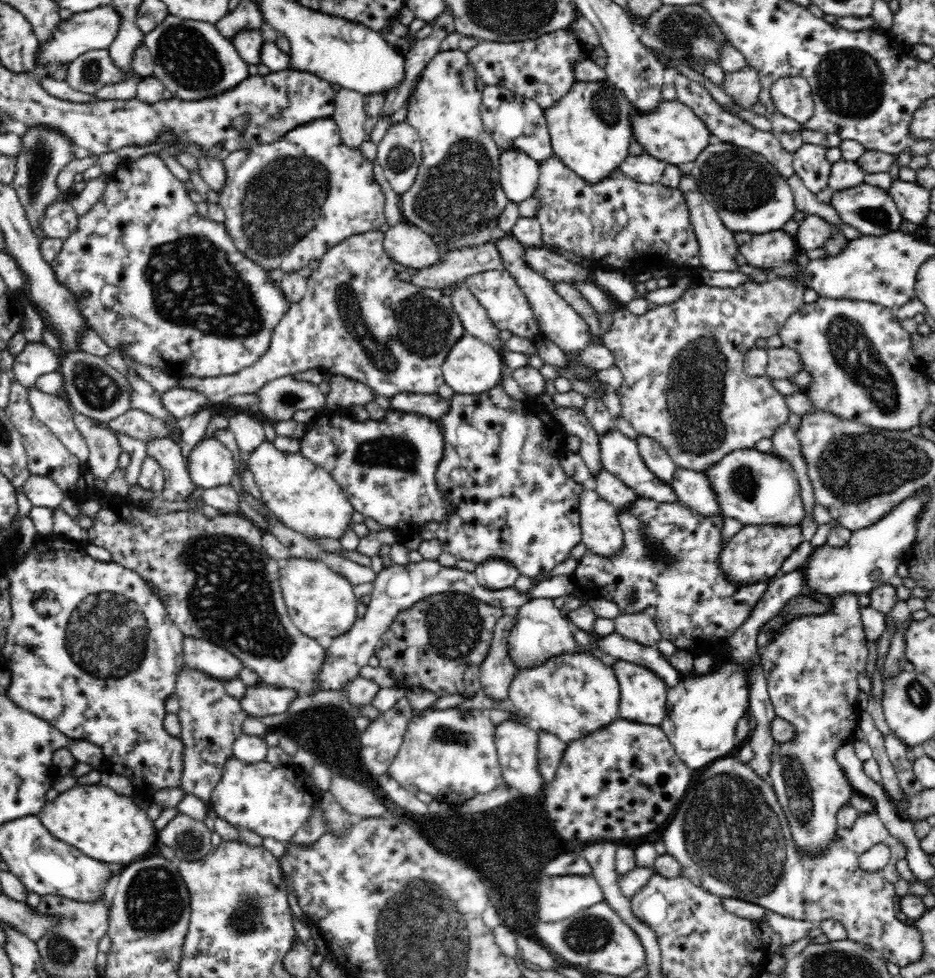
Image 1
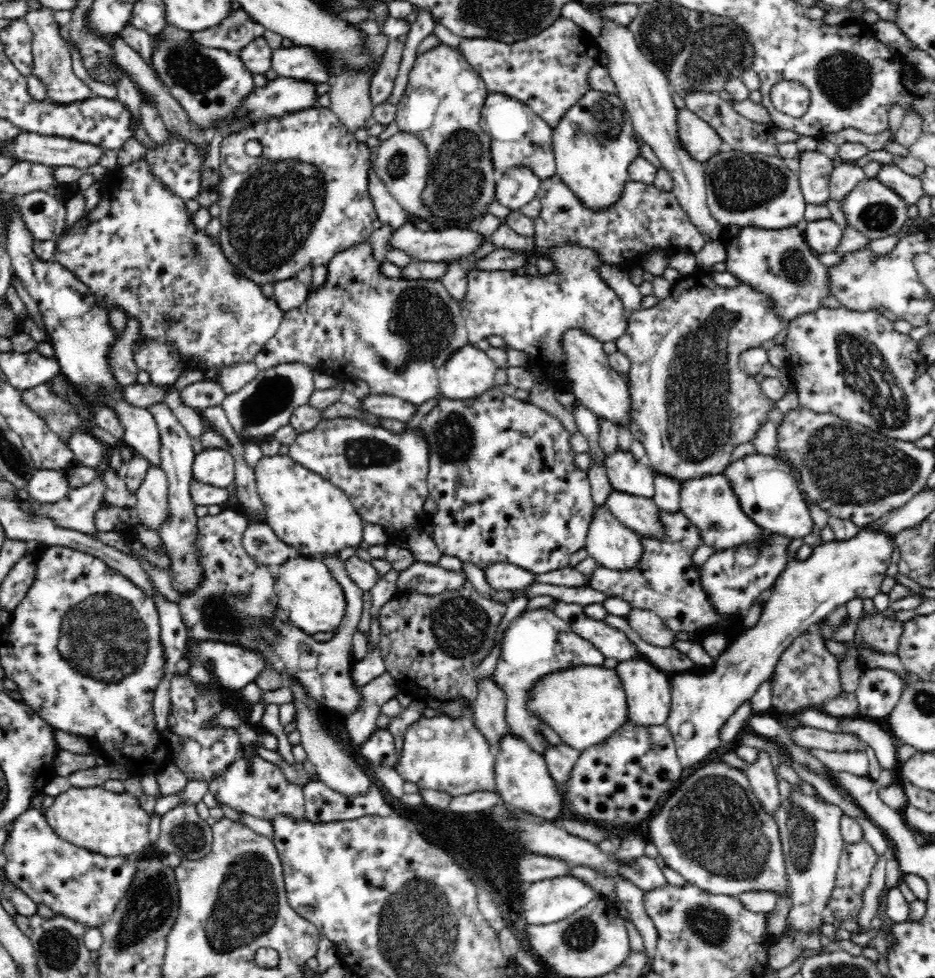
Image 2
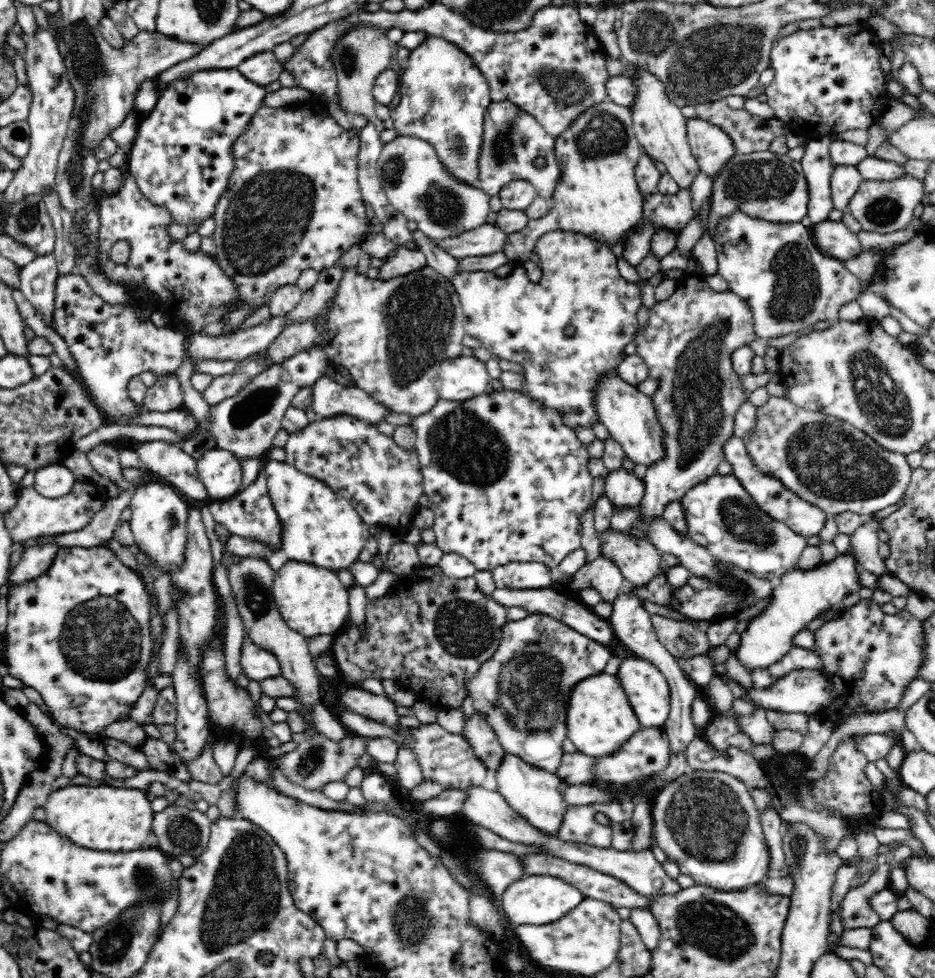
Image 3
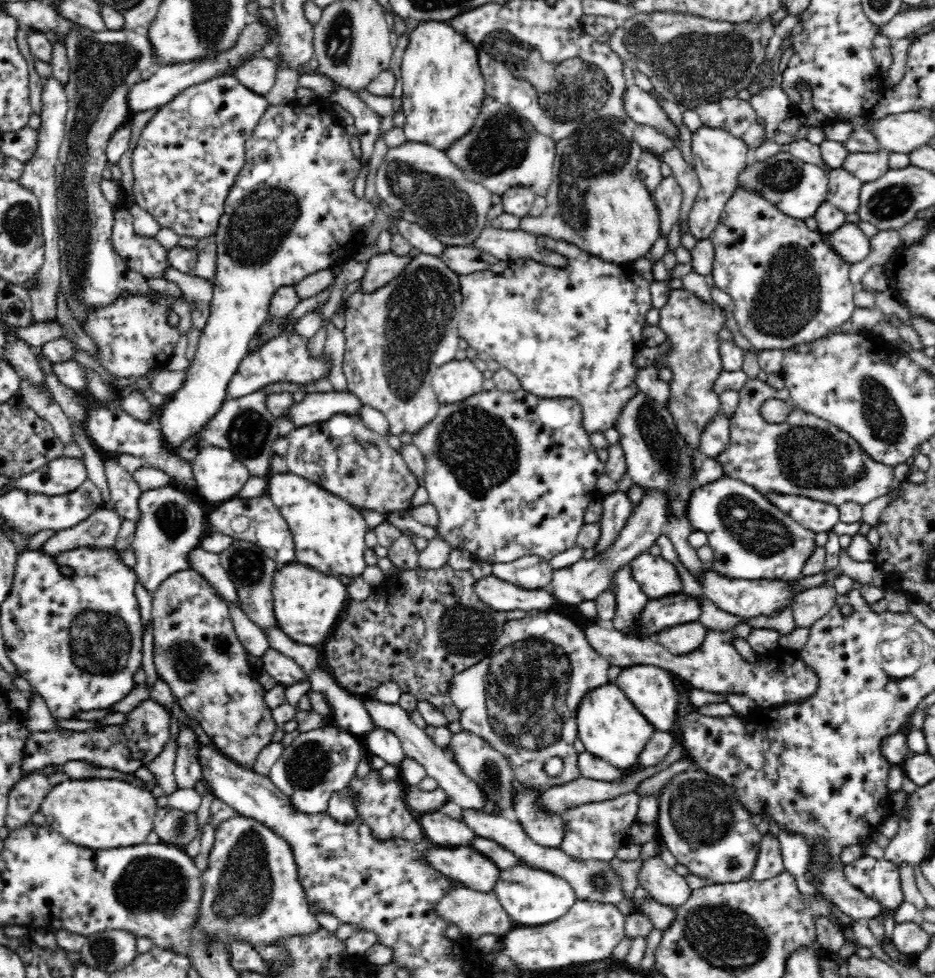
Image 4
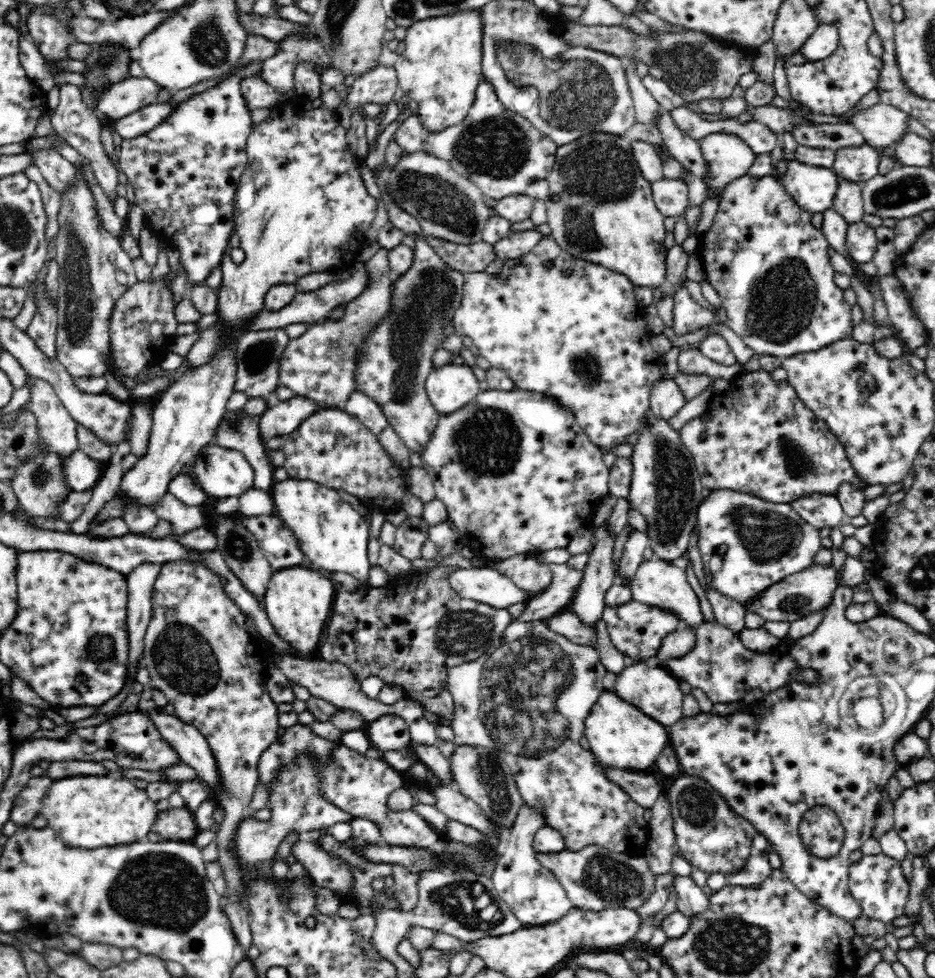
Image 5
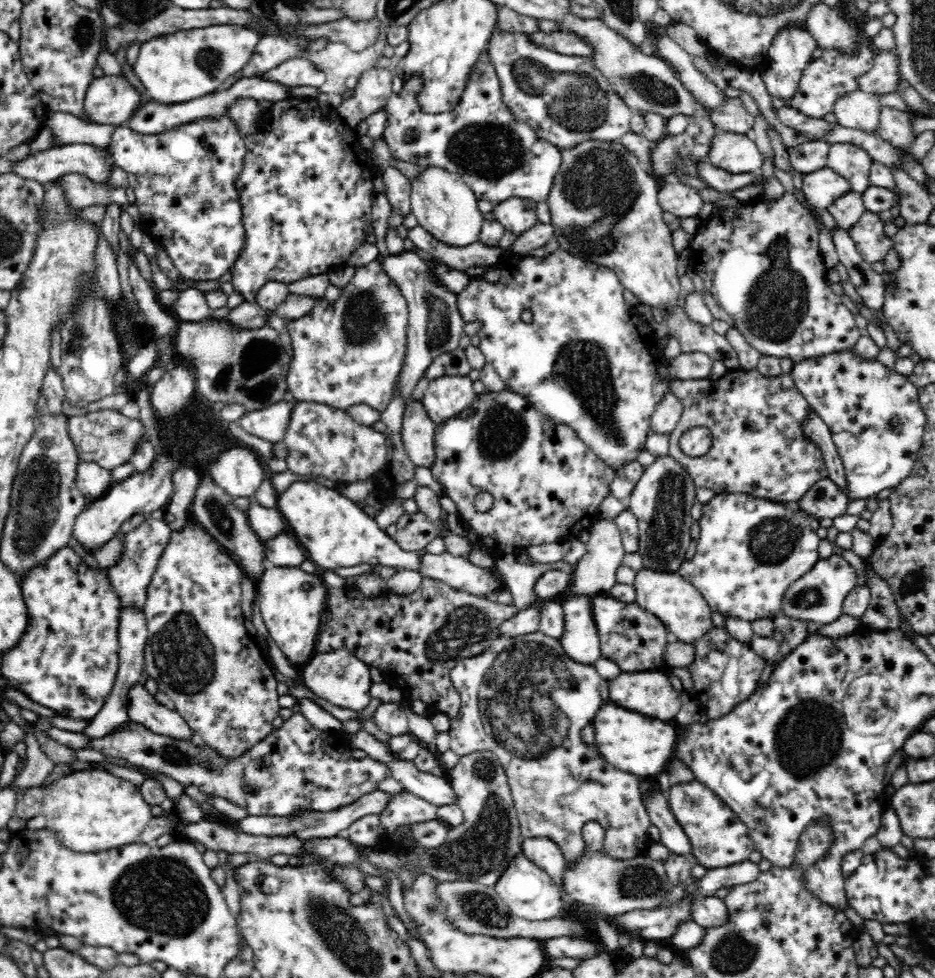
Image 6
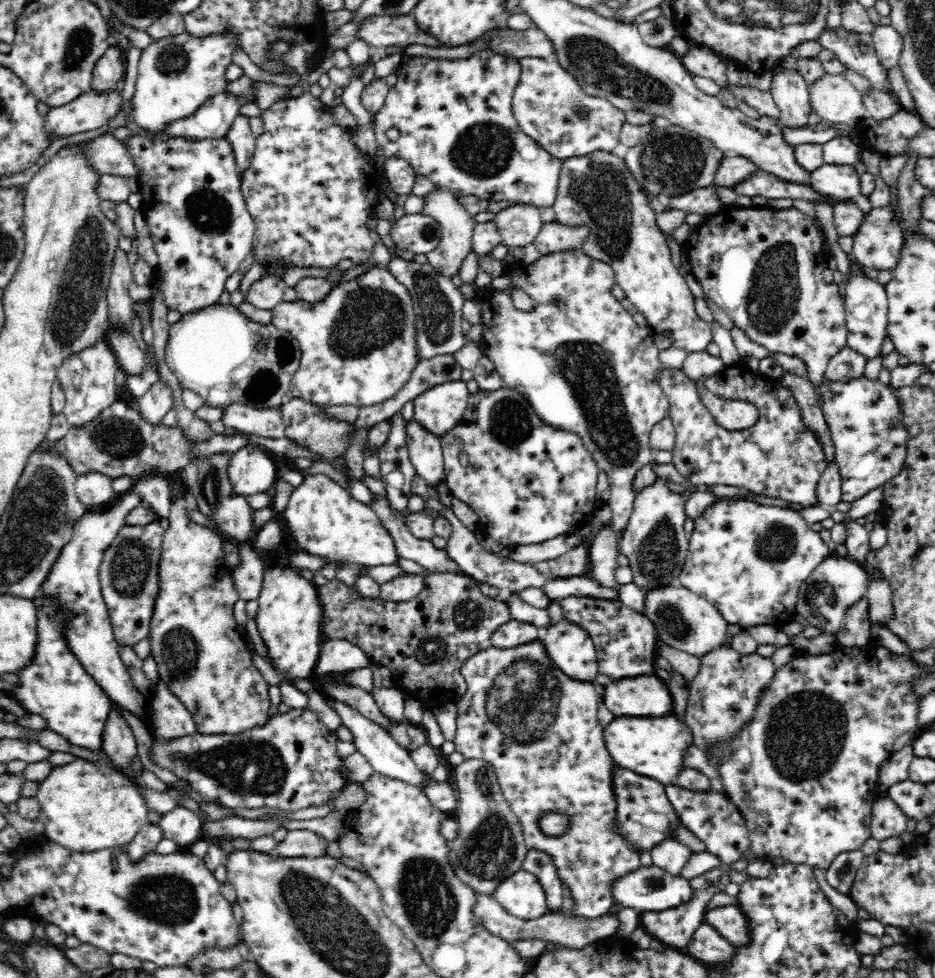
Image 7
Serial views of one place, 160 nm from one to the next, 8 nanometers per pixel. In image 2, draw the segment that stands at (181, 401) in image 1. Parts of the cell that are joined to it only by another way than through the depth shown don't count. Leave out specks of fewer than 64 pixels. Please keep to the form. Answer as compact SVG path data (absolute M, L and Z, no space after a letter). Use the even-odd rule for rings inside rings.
M202 381L181 388L179 395L184 405L202 412L210 406L221 406L227 394L218 383Z

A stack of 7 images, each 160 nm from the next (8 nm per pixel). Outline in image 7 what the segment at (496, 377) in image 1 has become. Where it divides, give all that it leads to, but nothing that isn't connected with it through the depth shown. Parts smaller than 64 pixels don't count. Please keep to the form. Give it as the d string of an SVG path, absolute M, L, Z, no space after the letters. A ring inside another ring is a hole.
M462 379L434 385L414 400L413 418L428 432L445 436L462 419L470 395Z

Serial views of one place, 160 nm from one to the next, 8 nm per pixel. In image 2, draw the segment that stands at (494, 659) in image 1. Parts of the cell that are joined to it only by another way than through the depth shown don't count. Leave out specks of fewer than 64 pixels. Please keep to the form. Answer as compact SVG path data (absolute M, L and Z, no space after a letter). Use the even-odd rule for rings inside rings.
M493 674L483 676L477 684L477 697L471 708L474 724L486 737L488 744L494 749L502 736L511 730L506 722L507 694L492 679Z

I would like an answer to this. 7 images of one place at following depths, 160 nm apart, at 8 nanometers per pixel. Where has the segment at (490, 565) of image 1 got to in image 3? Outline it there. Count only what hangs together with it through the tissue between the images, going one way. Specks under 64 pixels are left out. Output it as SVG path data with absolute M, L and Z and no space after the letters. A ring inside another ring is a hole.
M538 562L510 563L490 571L497 588L550 588L550 569Z

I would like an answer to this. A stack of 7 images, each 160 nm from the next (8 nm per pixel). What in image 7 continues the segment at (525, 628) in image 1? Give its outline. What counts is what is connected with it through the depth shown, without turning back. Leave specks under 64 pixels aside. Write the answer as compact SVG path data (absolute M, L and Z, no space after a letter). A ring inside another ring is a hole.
M540 637L532 640L532 642L526 642L526 644L512 646L512 648L496 648L490 645L486 650L470 656L462 664L460 672L462 673L463 680L467 683L467 690L456 704L457 731L453 739L455 751L463 754L466 759L480 758L485 760L495 768L495 773L497 774L503 795L509 802L514 814L519 818L523 830L523 837L525 838L525 845L529 849L537 848L542 852L547 852L557 864L560 879L562 879L565 886L572 892L572 901L563 910L565 914L590 919L605 916L614 905L610 895L611 883L617 880L616 876L622 876L624 872L634 872L640 866L640 855L637 848L619 832L619 826L617 826L618 803L613 789L613 778L619 767L613 761L604 744L604 735L602 735L604 727L600 725L596 717L600 701L598 701L599 694L596 693L594 684L590 683L590 681L572 679L564 673L563 670L552 662L550 655L547 654L543 639L540 639ZM550 813L560 813L560 815L566 815L566 819L568 819L568 824L566 824L567 828L560 836L548 836L541 831L539 820L544 815L549 815Z

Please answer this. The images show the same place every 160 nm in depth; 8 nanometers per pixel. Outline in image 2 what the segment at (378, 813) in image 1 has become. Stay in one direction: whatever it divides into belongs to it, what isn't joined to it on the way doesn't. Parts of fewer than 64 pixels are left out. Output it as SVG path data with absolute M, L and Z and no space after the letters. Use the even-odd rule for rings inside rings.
M291 682L289 686L294 695L293 704L297 712L297 730L301 734L301 745L305 748L309 761L316 767L319 780L328 788L347 797L367 795L373 783L364 770L358 766L357 759L346 756L340 744L334 742L334 735L324 731L324 728L320 726L321 706L310 701L304 695L303 687L297 682Z

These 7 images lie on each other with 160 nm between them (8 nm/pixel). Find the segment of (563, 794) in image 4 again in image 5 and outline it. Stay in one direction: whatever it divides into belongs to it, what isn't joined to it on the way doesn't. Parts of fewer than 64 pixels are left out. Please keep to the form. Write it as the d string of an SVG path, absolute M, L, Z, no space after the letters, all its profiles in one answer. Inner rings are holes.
M524 803L512 824L506 843L500 849L491 877L498 895L523 926L537 927L555 922L573 908L562 884L534 857L535 834L544 826L546 824L543 812Z

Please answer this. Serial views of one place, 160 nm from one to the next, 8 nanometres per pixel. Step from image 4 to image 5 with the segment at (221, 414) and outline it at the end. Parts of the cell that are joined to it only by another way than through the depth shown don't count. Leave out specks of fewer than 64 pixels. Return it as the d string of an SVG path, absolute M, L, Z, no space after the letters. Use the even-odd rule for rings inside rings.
M232 410L225 413L220 420L218 431L214 437L214 444L221 448L236 450L240 452L247 462L251 465L254 472L254 487L262 490L270 491L276 480L274 478L275 467L272 465L268 457L266 442L262 439L262 431L260 431L260 418L262 416L250 416L245 414L245 410Z

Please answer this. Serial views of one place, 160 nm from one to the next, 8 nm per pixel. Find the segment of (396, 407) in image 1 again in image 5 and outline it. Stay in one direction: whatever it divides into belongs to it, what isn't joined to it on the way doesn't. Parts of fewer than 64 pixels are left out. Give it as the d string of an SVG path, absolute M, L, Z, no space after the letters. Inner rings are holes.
M295 396L280 402L274 400L269 410L266 410L260 418L260 431L262 431L262 439L269 440L272 436L290 435L299 424L304 420L308 420L310 416L318 414L320 410L328 410L330 406L324 406L316 403L312 399L306 397Z

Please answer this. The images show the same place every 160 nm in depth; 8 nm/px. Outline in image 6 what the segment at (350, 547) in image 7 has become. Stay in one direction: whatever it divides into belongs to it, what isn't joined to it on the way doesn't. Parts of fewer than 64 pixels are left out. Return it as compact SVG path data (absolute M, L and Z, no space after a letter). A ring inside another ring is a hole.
M310 480L294 482L278 495L278 510L298 545L306 551L308 559L318 566L319 571L371 564L419 572L424 552L402 551L395 538L387 536L374 519L337 489L328 490L322 484Z

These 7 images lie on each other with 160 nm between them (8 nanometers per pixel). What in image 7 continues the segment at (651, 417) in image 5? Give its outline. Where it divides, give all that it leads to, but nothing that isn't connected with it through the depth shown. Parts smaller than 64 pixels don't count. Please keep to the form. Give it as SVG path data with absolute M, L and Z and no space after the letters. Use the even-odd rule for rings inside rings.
M658 477L634 494L633 511L622 534L622 555L629 558L633 583L645 593L662 586L680 586L678 576L690 548L690 538L684 531L687 519L683 493L669 488L668 479Z

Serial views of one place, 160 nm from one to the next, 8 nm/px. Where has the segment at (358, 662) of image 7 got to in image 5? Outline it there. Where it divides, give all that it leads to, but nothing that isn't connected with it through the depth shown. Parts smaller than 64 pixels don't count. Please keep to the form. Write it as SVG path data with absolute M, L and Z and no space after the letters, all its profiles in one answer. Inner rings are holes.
M276 655L273 664L282 671L282 674L294 685L304 687L310 691L312 696L324 698L330 704L334 704L338 710L355 710L364 716L367 724L384 715L396 715L402 717L406 722L412 722L424 717L424 707L415 700L404 698L398 700L396 704L384 704L377 698L370 699L362 692L356 675L342 663L330 663L317 657L316 659L298 659L290 655Z

